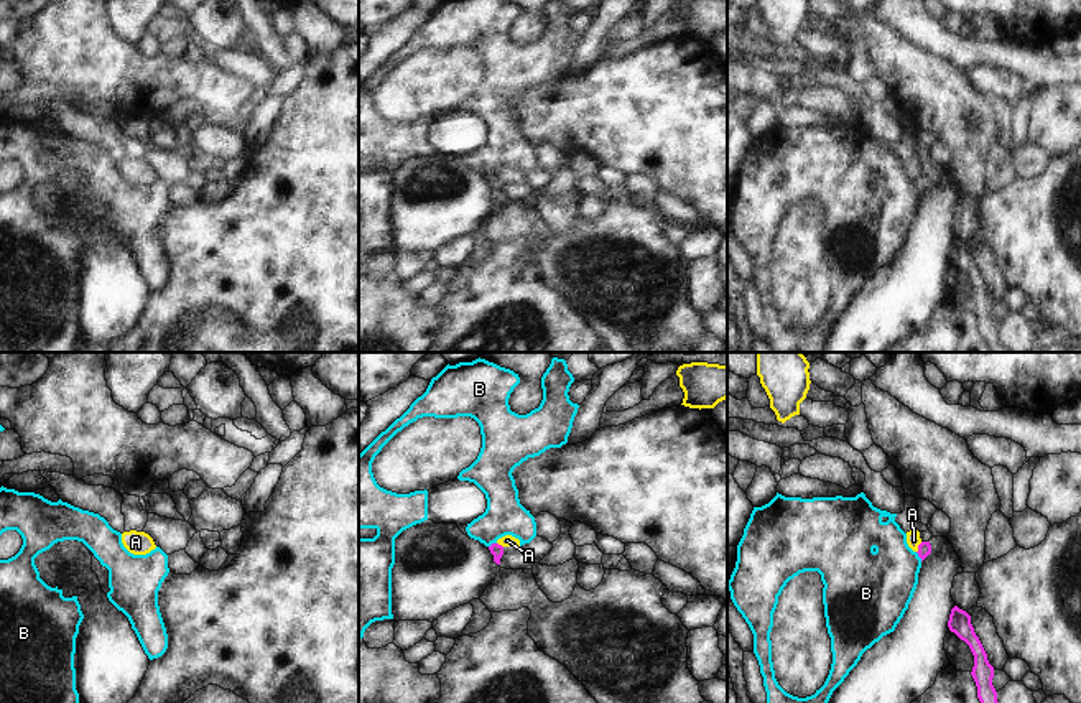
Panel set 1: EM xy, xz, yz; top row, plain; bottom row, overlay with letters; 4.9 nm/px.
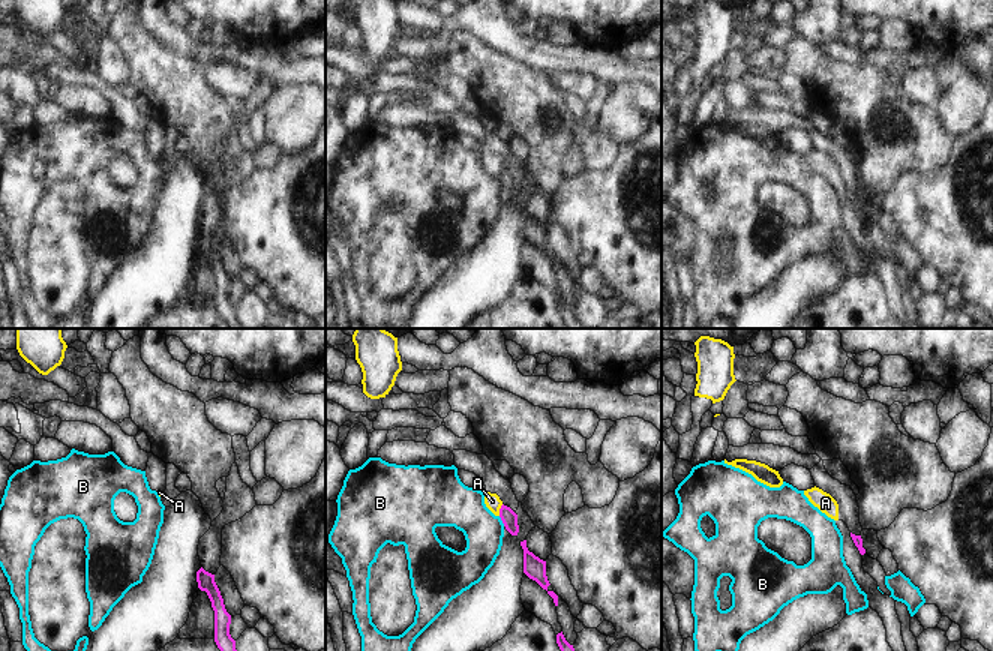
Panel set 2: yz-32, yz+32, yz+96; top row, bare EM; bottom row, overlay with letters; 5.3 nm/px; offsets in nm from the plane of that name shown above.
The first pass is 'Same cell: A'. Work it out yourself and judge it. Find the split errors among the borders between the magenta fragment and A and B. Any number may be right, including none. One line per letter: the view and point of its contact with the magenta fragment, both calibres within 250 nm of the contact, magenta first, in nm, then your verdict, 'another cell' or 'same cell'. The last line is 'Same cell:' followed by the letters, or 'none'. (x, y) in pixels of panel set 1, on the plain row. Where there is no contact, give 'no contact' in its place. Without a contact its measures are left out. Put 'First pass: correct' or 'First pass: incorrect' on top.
First pass: incorrect
A: yz (918, 178) | 60/70 nm | another cell
B: yz (918, 186) | 60/340 nm | another cell
Same cell: none

